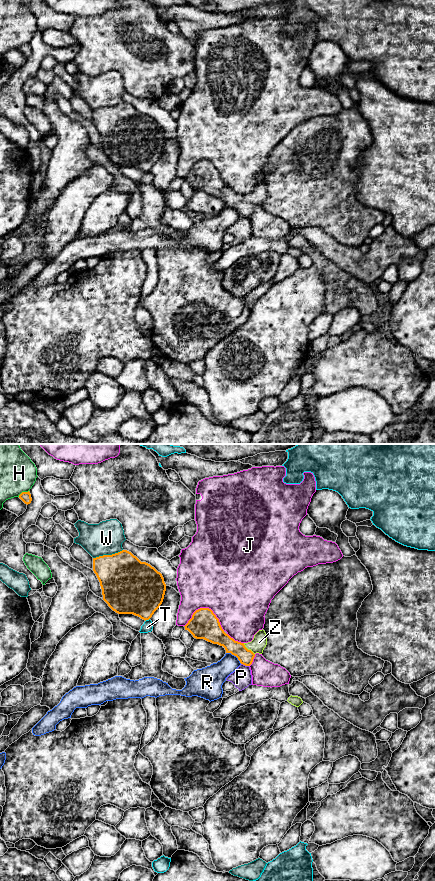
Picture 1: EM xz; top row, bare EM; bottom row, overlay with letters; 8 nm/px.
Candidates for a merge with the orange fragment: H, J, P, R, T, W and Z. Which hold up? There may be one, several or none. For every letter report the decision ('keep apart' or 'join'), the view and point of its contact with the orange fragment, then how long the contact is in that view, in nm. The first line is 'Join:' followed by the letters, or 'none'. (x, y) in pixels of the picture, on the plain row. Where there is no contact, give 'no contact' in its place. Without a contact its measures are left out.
Join: Z
H: keep apart; meets orange in xz at (23, 44); contact 100 nm long
J: keep apart; meets orange in xz at (206, 160); contact 340 nm long
P: keep apart; meets orange in xz at (245, 217); contact 70 nm long
R: keep apart; meets orange in xz at (234, 207); contact 160 nm long
T: keep apart; meets orange in xz at (147, 171); contact 50 nm long
W: keep apart; meets orange in xz at (107, 107); contact 260 nm long
Z: join; meets orange in xz at (247, 201); contact 130 nm long

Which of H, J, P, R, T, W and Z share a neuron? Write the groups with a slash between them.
H / J / P / R / T / W / Z

